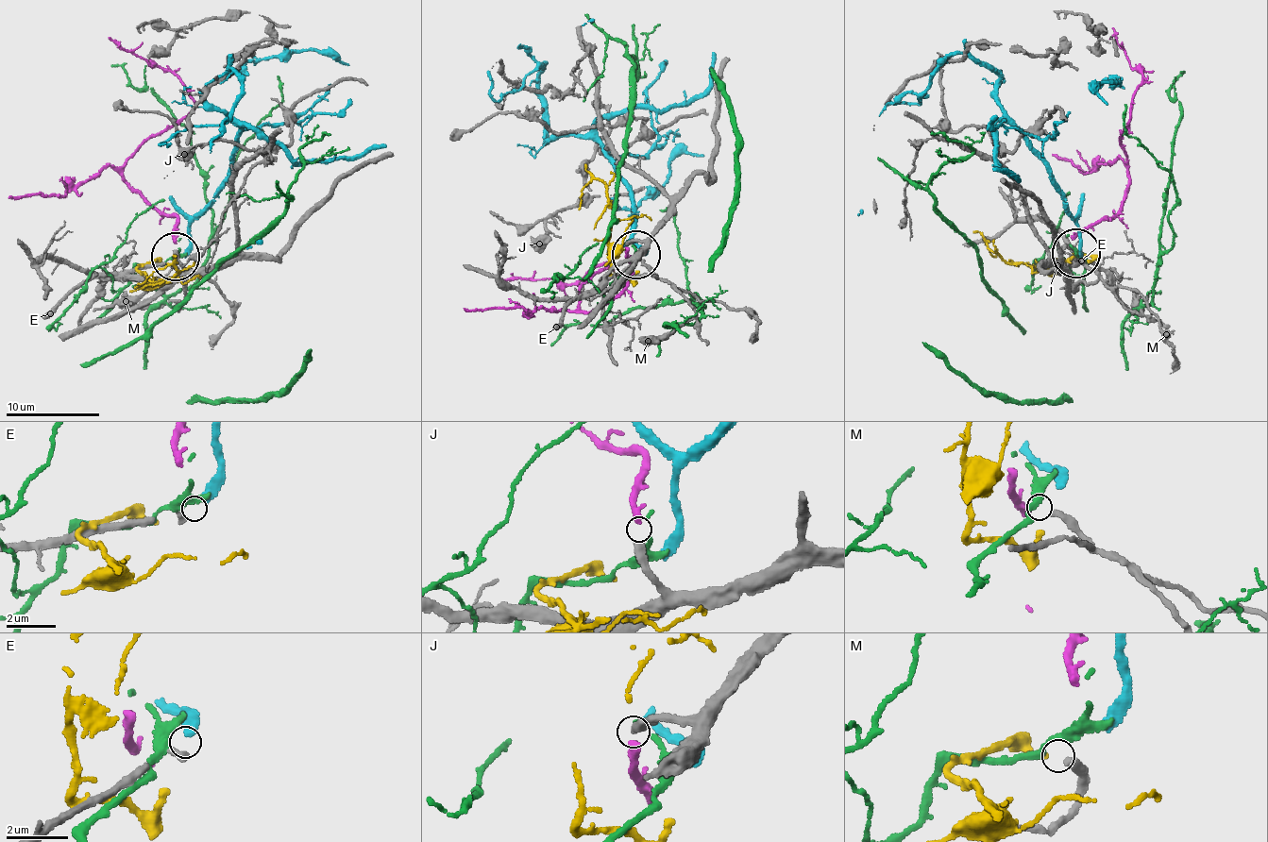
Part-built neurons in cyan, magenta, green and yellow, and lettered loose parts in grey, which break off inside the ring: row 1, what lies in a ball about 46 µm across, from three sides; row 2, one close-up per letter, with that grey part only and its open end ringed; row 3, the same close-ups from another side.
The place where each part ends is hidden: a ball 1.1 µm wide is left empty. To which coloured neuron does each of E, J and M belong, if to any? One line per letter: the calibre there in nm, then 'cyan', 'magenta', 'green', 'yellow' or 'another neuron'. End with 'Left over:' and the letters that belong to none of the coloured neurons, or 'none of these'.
E: calibre 200 nm; cyan
J: calibre 320 nm; magenta
M: calibre 280 nm; another neuron
Left over: M

